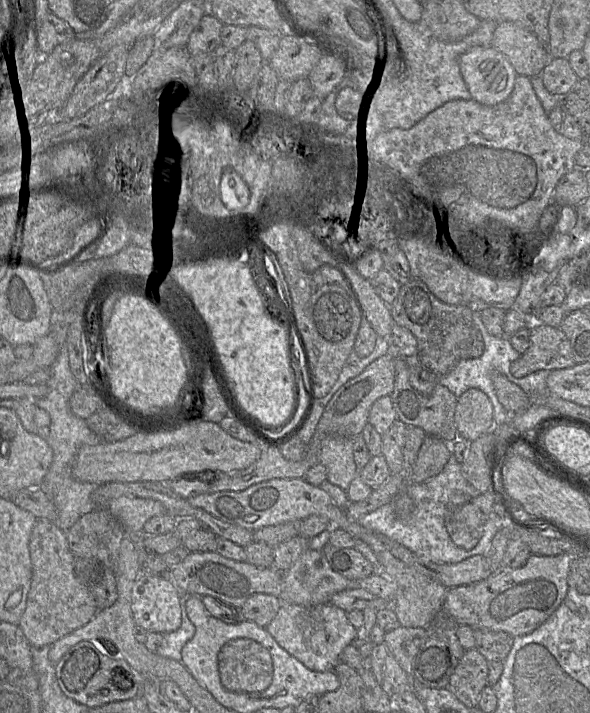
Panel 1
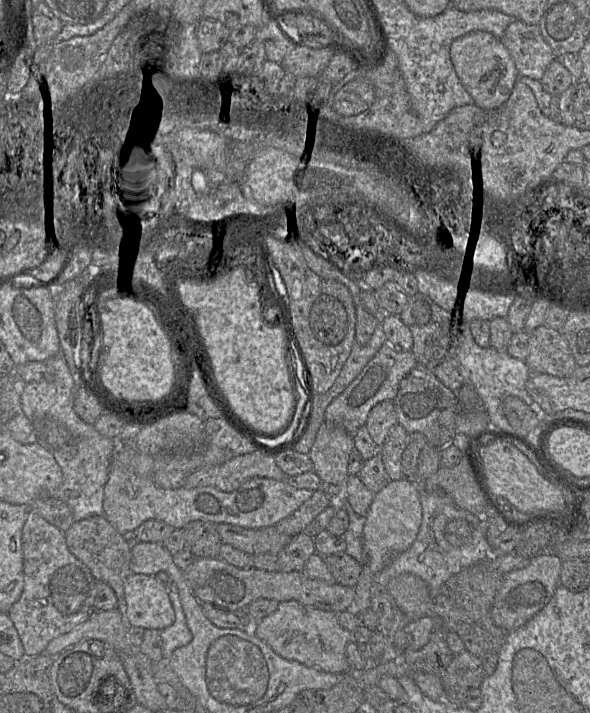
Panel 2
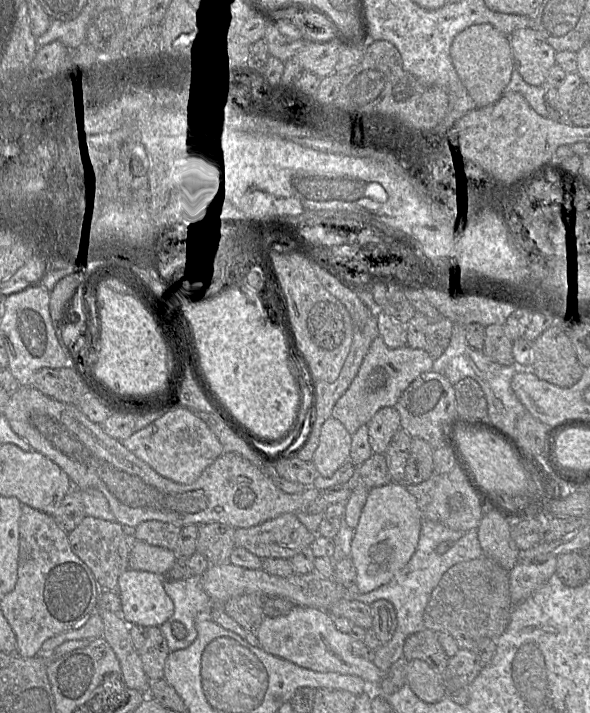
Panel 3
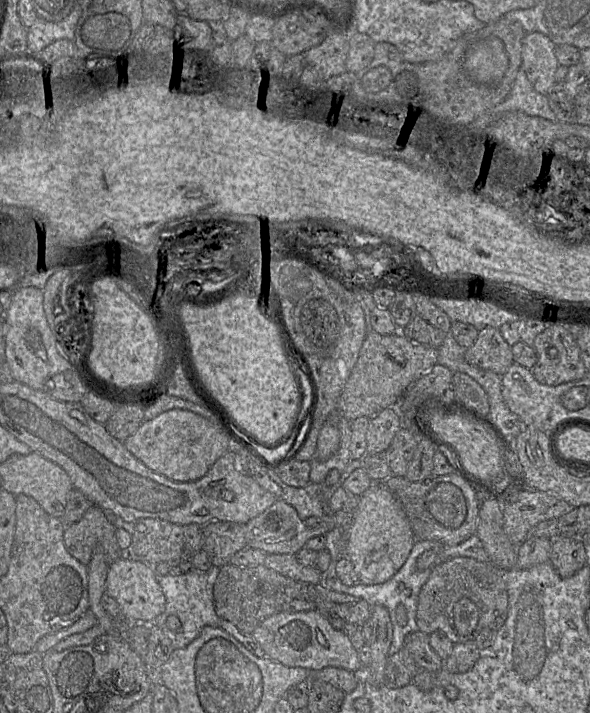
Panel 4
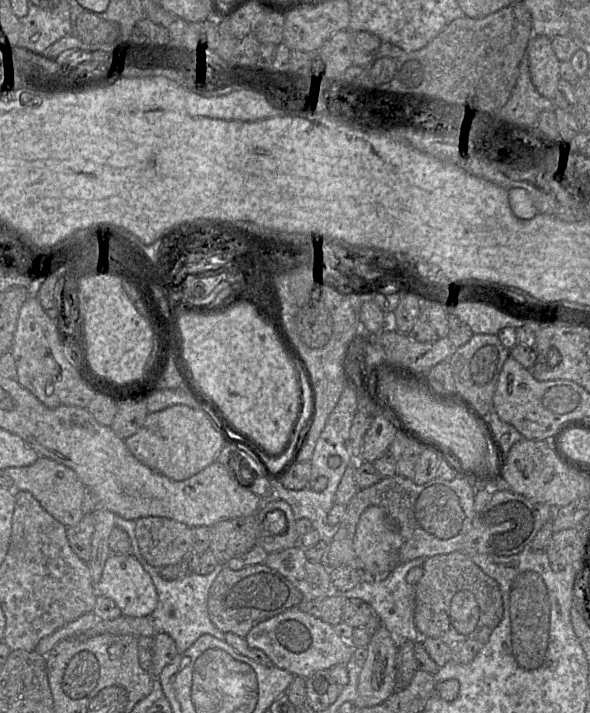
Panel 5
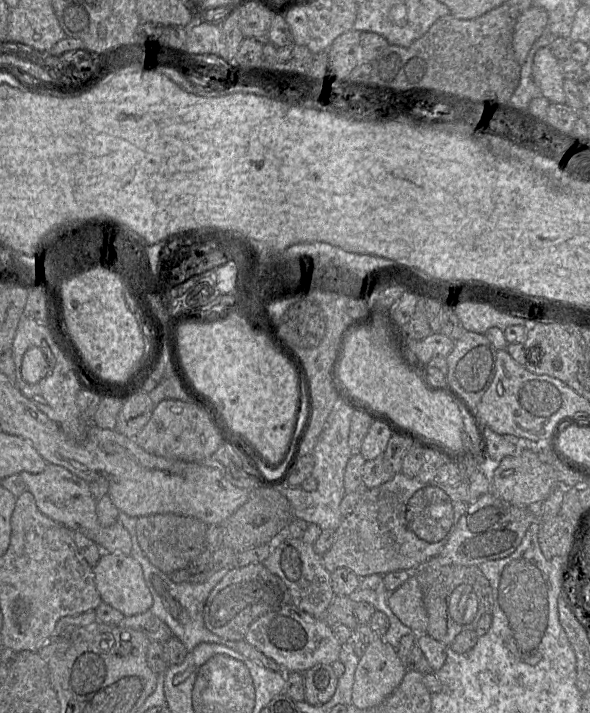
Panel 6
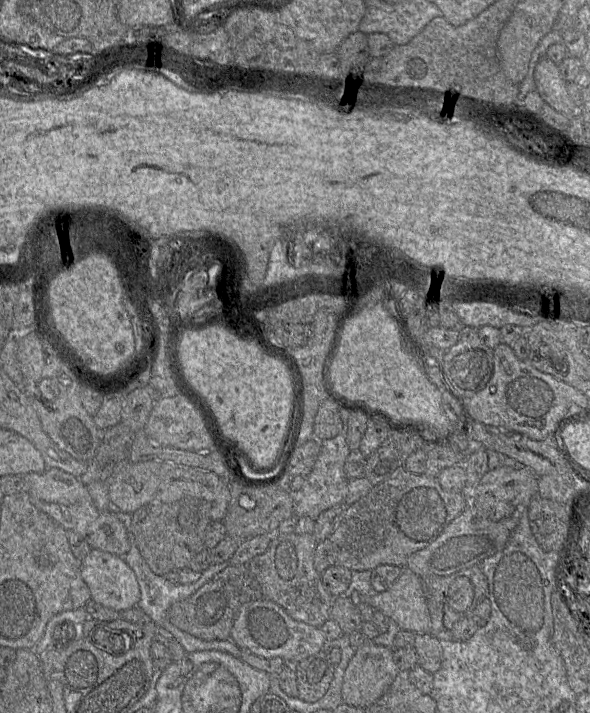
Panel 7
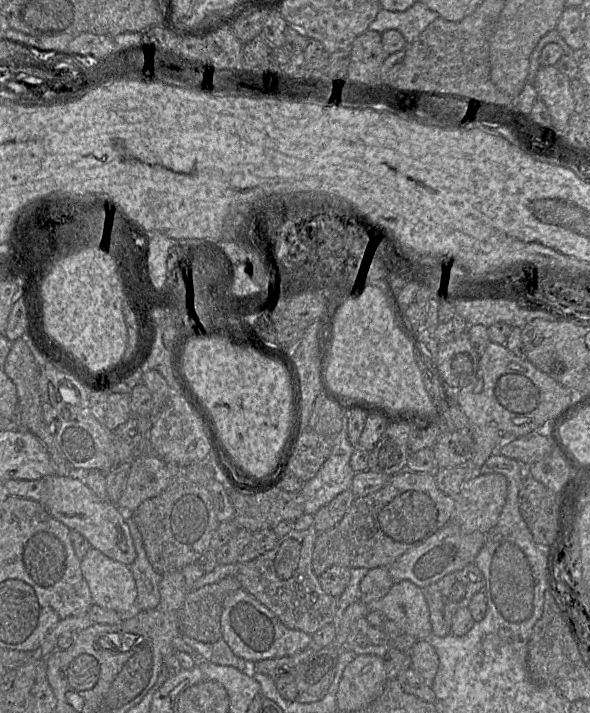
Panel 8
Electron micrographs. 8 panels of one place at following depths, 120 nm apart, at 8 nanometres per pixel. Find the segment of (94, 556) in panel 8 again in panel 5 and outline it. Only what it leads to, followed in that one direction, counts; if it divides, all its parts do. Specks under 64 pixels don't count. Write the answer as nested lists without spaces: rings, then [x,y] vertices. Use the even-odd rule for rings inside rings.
[[[131,553],[109,556],[96,591],[99,595],[113,600],[124,616],[149,616],[158,605],[158,594],[151,576]]]

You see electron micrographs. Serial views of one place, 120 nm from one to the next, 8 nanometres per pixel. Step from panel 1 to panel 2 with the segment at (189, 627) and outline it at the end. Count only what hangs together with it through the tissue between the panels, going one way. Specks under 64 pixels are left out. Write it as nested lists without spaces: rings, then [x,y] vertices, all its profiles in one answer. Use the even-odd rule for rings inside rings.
[[[166,584],[166,587],[175,611],[174,623],[161,630],[163,658],[169,659],[174,650],[187,645],[192,640],[192,633],[186,622],[179,592],[175,585]]]

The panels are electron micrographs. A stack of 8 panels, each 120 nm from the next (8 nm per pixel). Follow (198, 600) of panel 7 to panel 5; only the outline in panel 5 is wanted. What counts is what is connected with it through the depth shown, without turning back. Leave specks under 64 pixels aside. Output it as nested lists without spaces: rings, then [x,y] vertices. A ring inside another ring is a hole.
[[[262,563],[239,570],[224,566],[209,590],[207,608],[211,622],[221,632],[245,638],[257,624],[298,607],[302,601],[304,598],[300,590],[282,574]]]

